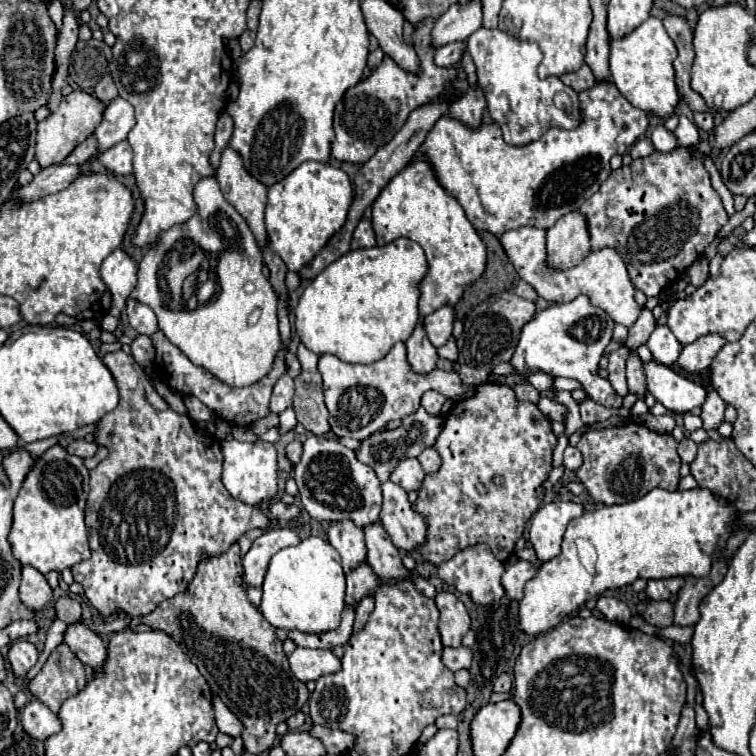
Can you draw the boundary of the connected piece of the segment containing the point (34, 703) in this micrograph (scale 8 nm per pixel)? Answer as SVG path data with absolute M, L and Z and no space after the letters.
M30 700L20 710L20 722L22 722L24 730L36 740L46 740L52 734L58 734L62 728L58 716L54 712L50 712L50 708L38 700Z

